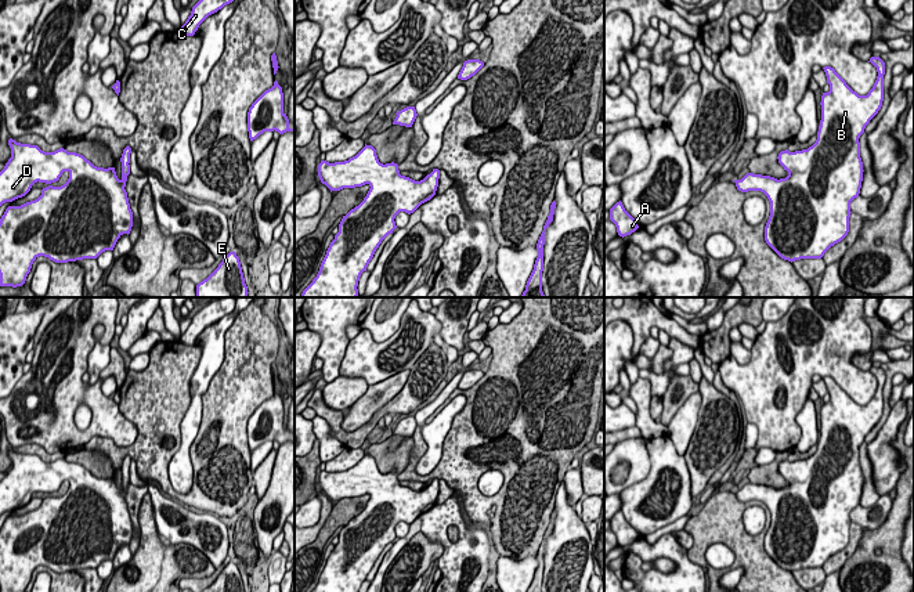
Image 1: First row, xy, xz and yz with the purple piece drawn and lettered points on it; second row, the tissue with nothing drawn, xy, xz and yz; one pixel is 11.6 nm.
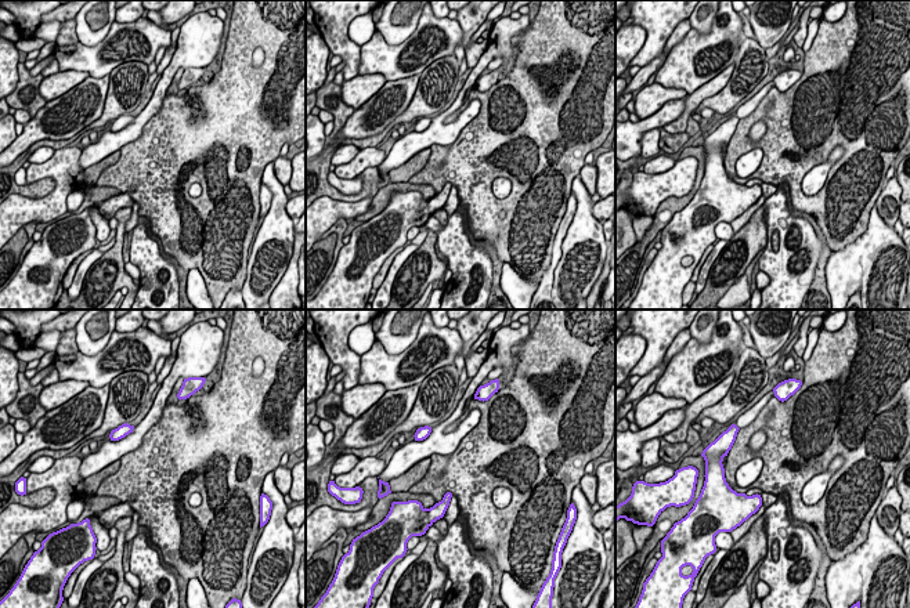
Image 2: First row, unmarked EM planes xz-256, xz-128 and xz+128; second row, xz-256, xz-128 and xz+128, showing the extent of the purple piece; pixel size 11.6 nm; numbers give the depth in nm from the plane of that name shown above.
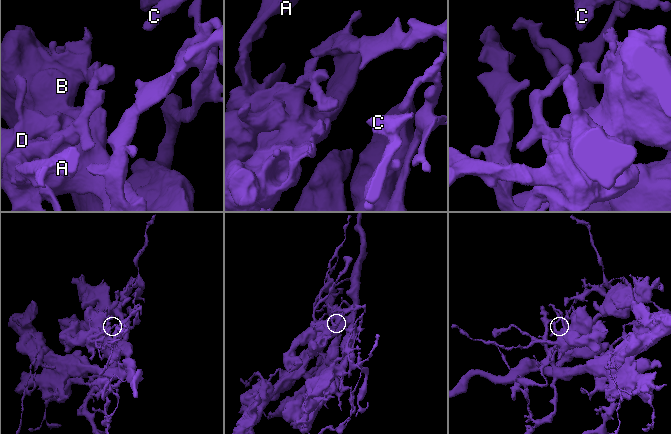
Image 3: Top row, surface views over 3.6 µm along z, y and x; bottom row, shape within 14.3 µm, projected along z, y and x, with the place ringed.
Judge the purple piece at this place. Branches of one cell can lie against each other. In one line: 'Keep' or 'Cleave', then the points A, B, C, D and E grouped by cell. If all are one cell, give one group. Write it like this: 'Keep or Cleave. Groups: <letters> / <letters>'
Keep. Groups: A B C D E

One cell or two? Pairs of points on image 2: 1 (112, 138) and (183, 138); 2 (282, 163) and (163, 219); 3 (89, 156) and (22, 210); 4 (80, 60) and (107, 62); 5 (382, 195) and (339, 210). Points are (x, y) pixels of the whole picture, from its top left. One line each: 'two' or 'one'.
1: two
2: two
3: two
4: one
5: two

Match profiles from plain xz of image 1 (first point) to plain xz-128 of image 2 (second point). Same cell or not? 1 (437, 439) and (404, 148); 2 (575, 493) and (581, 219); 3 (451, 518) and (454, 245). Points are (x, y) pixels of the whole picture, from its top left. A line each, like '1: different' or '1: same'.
1: same
2: different
3: same

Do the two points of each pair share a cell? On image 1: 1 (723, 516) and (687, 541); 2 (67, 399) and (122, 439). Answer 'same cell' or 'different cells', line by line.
1: different cells
2: same cell

